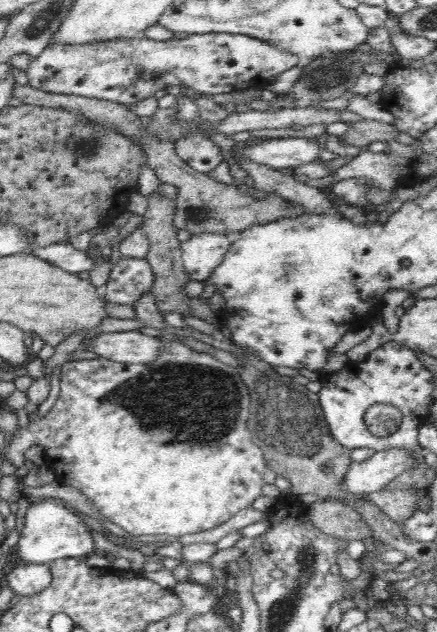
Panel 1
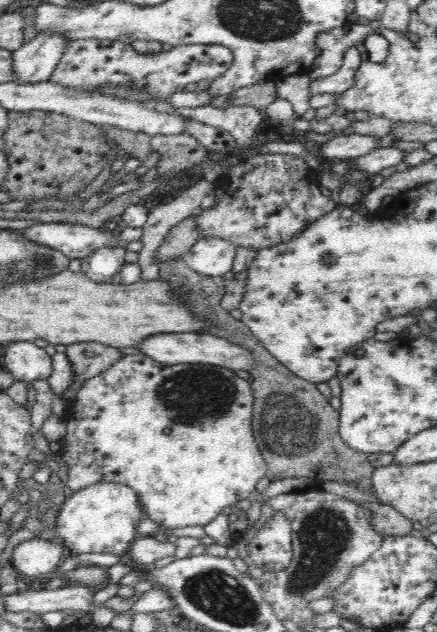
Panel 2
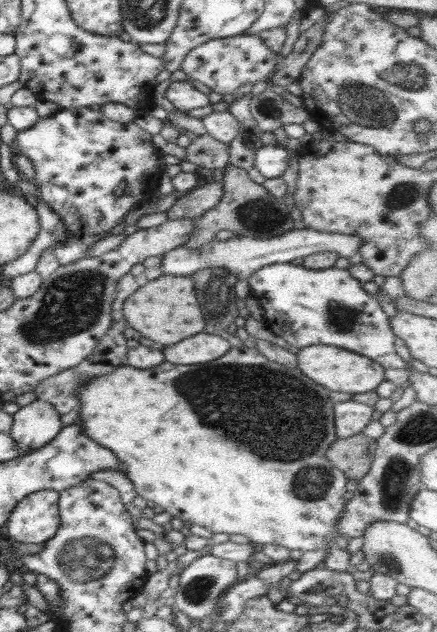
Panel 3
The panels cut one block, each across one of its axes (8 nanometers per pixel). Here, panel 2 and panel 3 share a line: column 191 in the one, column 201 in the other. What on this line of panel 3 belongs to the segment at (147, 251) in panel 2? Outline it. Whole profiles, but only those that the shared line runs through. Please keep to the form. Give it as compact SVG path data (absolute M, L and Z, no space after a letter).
M212 180L192 189L187 194L181 194L176 199L176 204L168 210L168 219L174 221L203 217L208 210L222 201L222 183L222 181Z

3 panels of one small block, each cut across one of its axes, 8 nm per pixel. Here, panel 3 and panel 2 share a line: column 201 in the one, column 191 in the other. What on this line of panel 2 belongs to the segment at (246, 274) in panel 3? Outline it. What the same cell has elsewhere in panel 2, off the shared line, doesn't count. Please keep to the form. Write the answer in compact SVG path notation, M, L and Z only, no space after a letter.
M220 238L198 239L183 255L188 269L206 277L222 277L233 270L236 246Z

